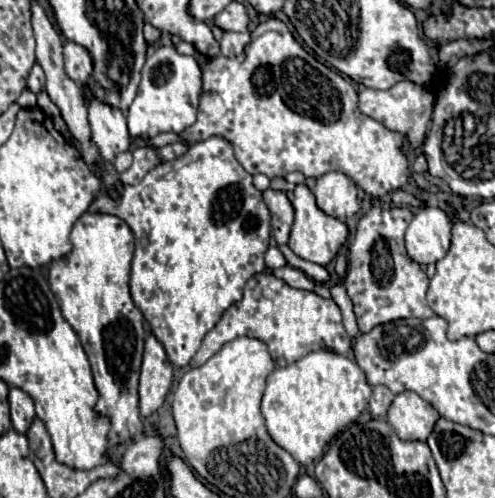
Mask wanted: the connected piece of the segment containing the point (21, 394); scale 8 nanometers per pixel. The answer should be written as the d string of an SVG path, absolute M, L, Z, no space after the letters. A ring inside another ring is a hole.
M10 388L8 402L10 402L10 418L12 418L14 430L20 432L20 434L26 434L28 426L34 420L34 402L32 402L32 398L22 388Z

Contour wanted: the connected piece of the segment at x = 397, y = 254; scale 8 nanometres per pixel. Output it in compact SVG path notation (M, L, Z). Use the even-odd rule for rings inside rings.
M372 208L358 222L356 238L350 246L350 266L348 266L348 276L344 280L344 286L348 284L348 296L354 304L354 314L356 314L358 328L362 334L372 330L376 324L392 322L398 318L422 318L424 320L424 318L434 316L432 308L426 304L426 290L428 290L430 280L426 272L420 268L420 264L416 264L404 248L404 232L410 220L412 220L412 212L404 208L390 208L390 210Z

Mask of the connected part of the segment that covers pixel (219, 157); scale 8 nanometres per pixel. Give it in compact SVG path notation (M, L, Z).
M218 136L190 146L188 152L176 160L158 164L144 176L140 184L122 186L118 198L112 198L104 186L88 210L94 214L118 216L134 232L136 252L132 258L130 294L134 304L142 310L144 318L152 326L152 334L162 342L170 362L178 368L186 366L194 358L204 336L216 326L224 310L242 300L244 284L258 272L276 272L276 276L280 276L292 288L310 290L322 298L330 298L328 284L314 282L298 268L266 268L264 254L270 242L270 210L262 200L262 192L254 188L252 176L234 158L232 146Z

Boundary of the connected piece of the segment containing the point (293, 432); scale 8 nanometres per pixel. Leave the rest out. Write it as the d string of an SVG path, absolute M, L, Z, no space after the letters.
M316 350L290 366L276 368L268 376L262 414L276 444L304 466L322 458L330 438L368 408L370 396L372 386L368 384L364 370L352 358L328 350Z

